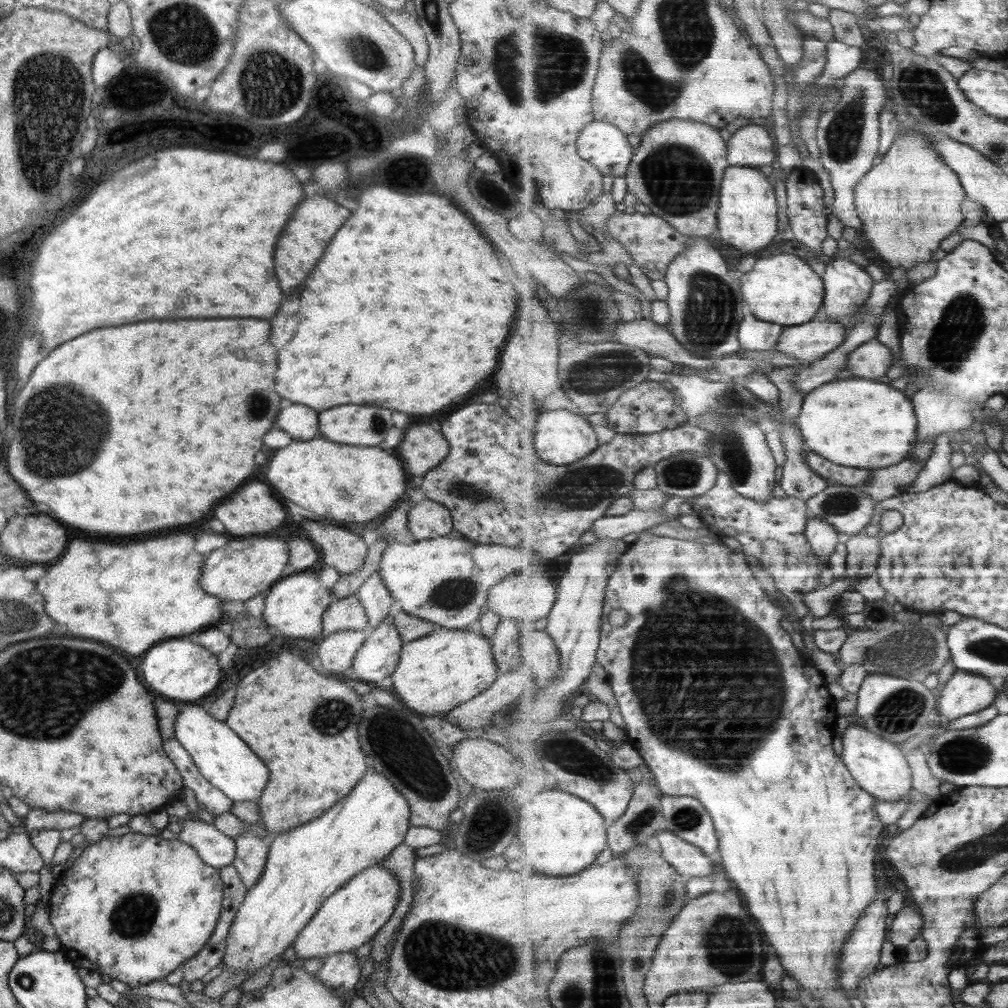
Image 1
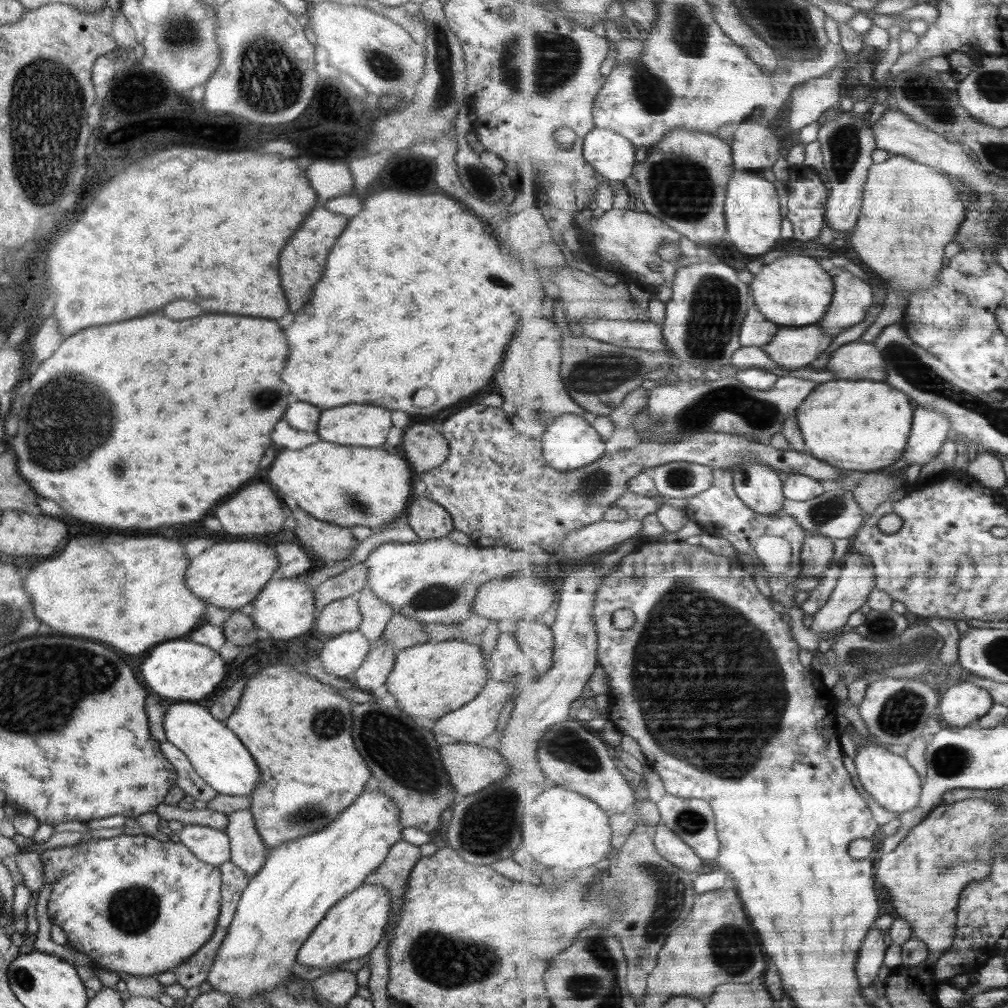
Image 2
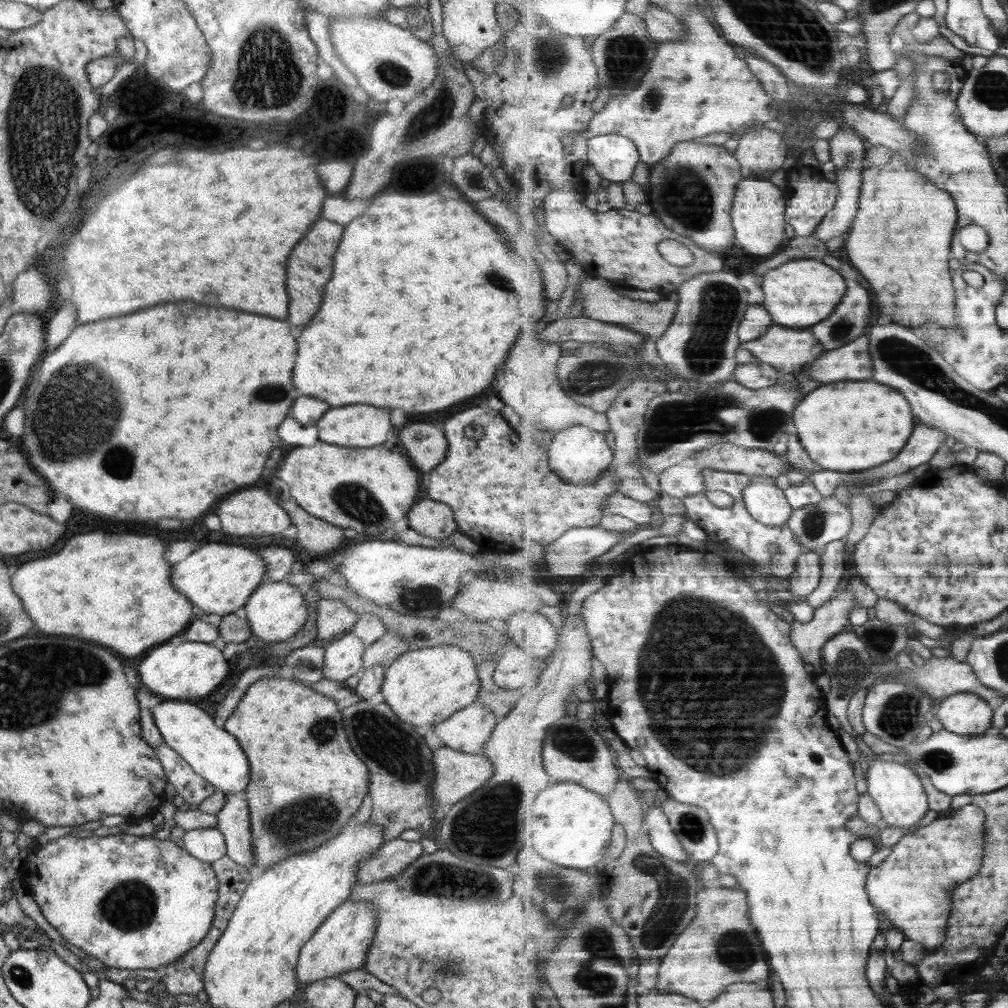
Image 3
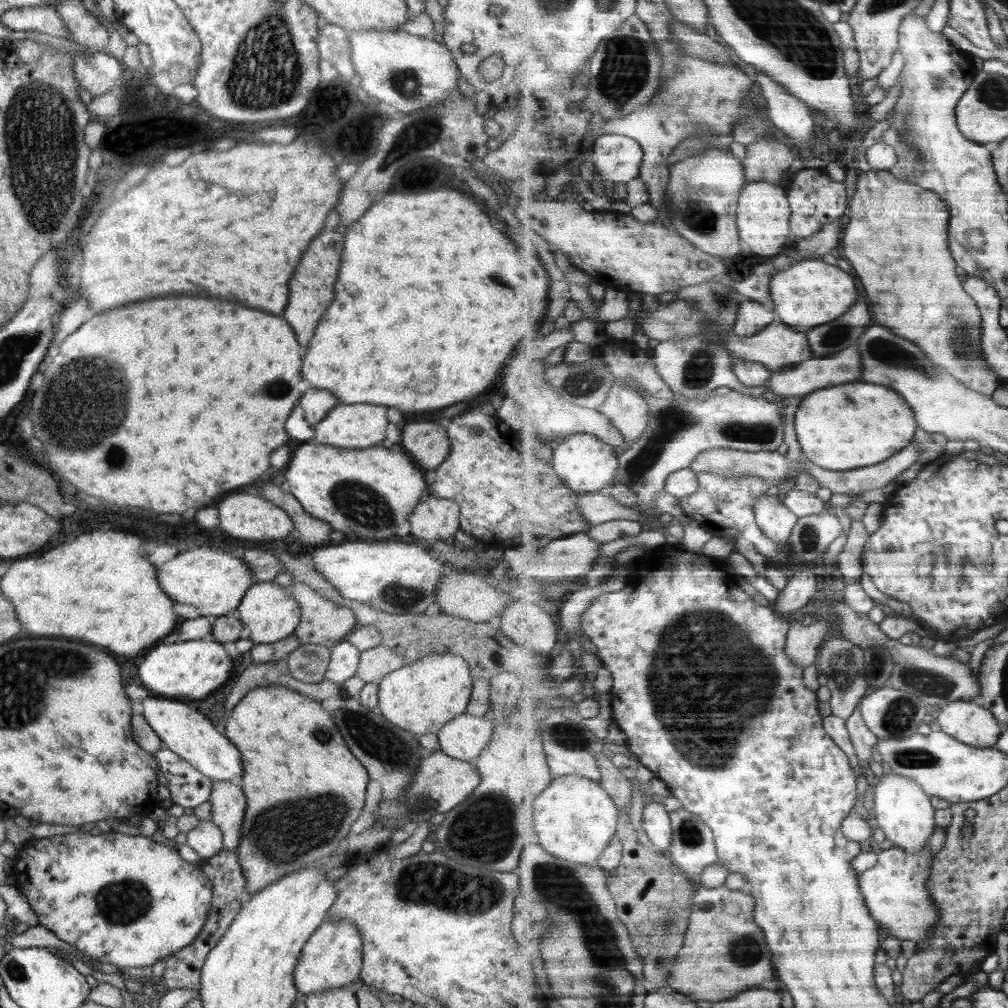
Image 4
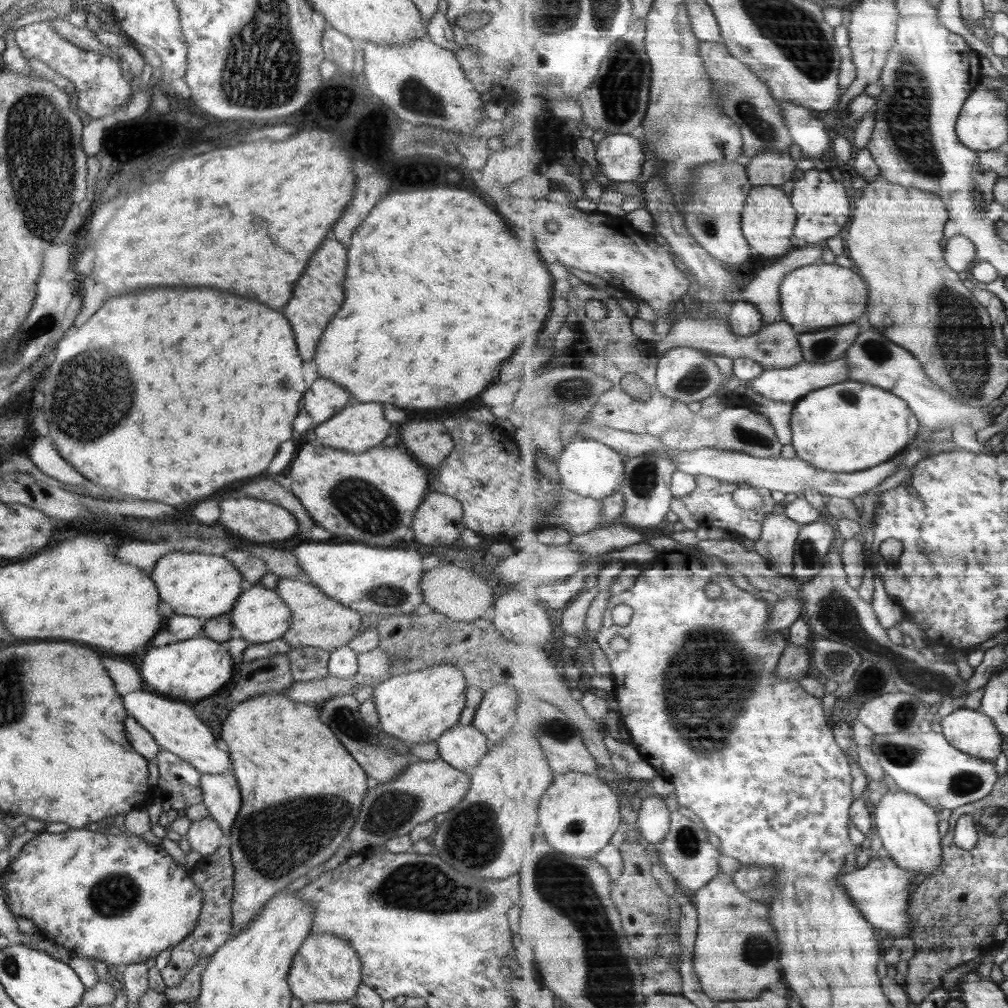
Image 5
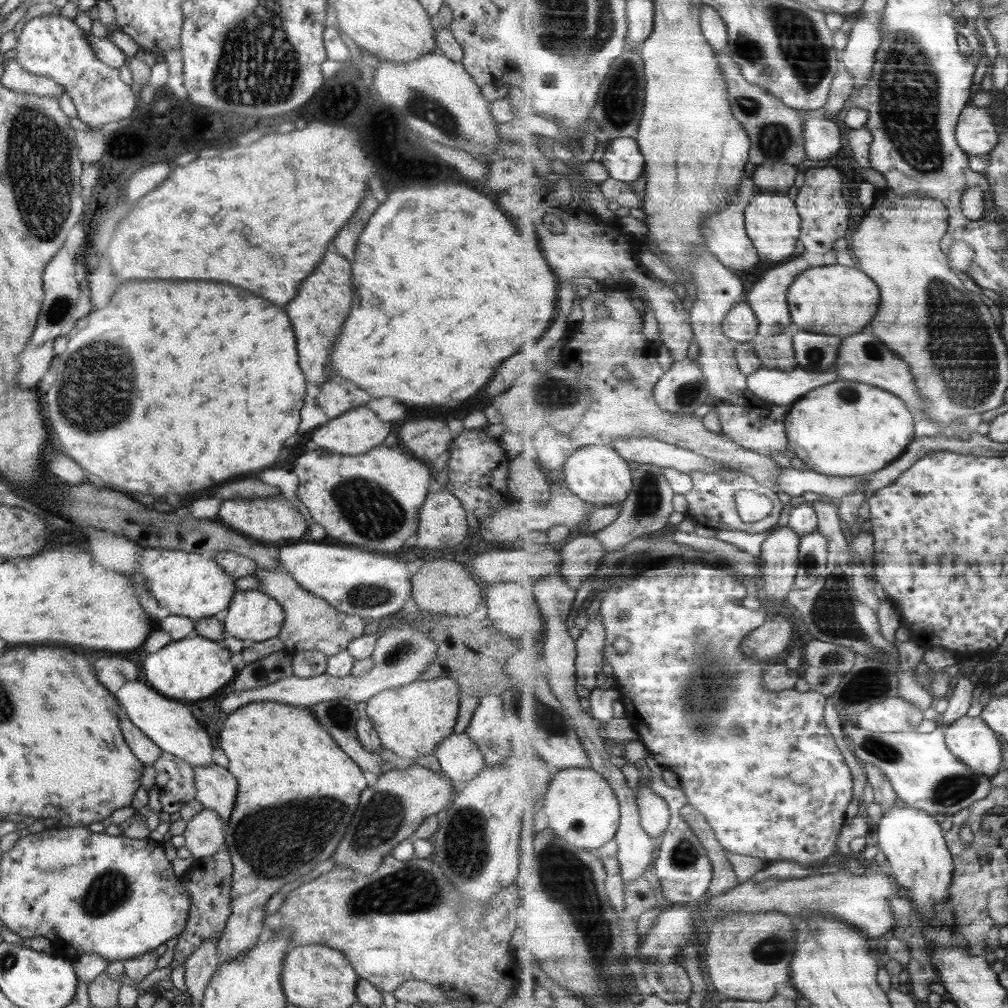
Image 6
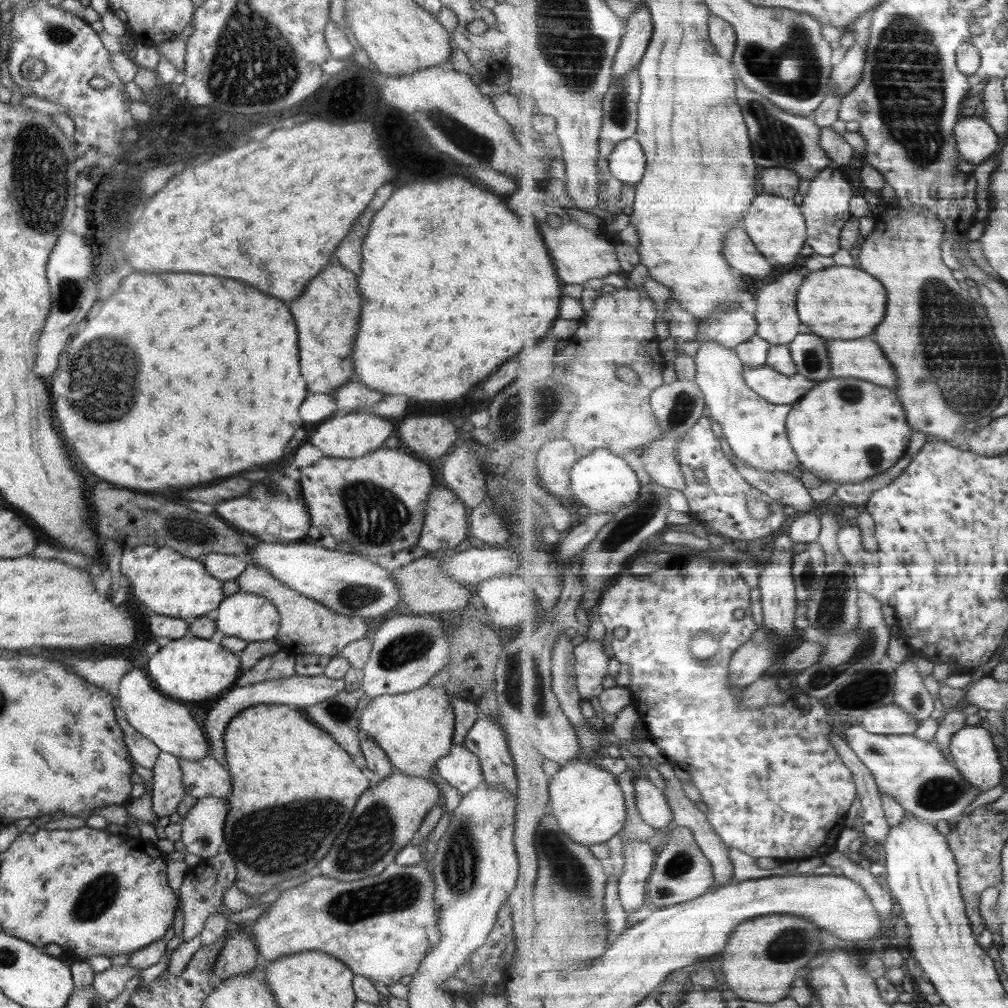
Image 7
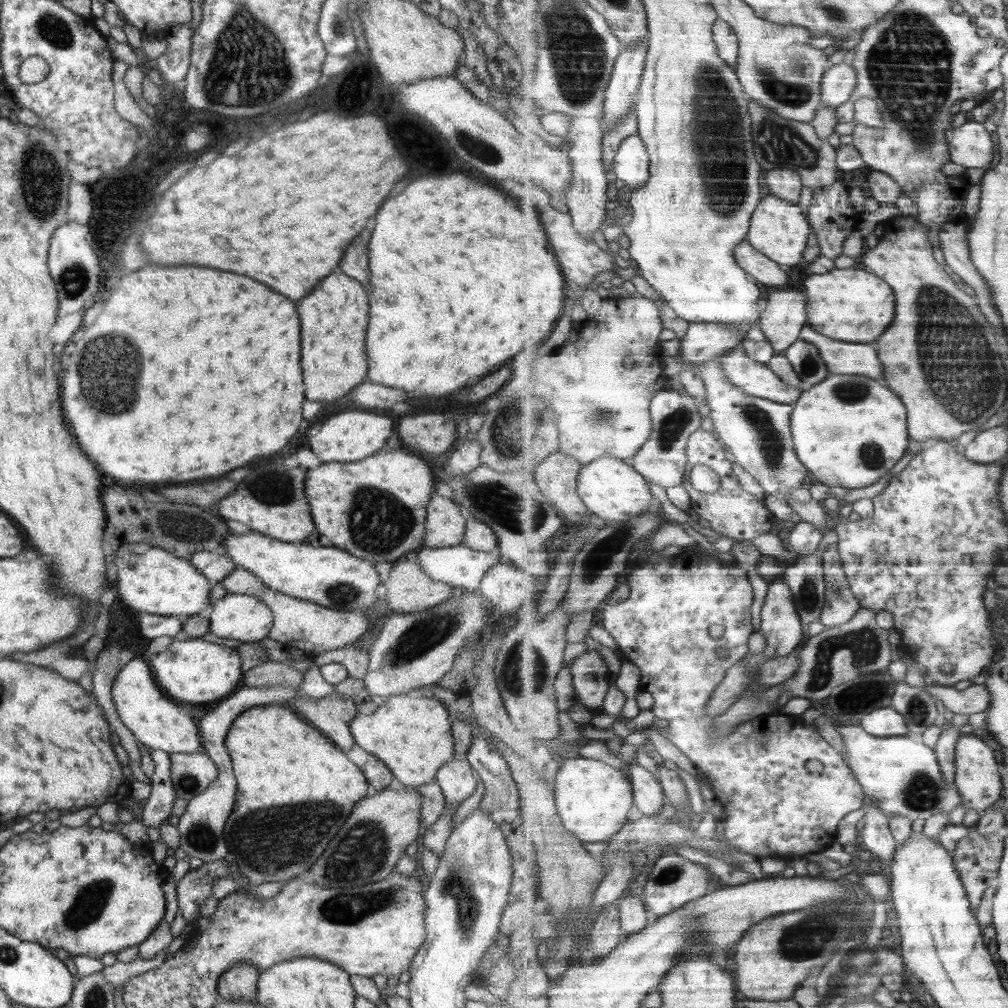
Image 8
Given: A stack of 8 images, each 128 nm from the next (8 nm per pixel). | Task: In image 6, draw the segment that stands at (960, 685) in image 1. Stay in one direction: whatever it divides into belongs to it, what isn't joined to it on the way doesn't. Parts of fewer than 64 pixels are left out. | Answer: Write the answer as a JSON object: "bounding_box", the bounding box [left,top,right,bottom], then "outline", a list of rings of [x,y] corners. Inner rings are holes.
{"bounding_box":[946,715,1004,776],"outline":[[[966,715],[946,728],[952,752],[982,776],[996,776],[1004,762],[1002,737],[981,715]]]}

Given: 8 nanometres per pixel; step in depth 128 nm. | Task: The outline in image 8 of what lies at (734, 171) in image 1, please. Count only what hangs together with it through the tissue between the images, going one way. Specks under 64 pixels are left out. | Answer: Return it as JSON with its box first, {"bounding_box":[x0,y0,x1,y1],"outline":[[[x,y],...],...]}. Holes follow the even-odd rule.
{"bounding_box":[748,196,813,268],"outline":[[[767,196],[760,203],[760,212],[756,212],[756,220],[752,217],[751,231],[748,233],[750,244],[753,244],[760,252],[772,257],[786,268],[800,266],[804,253],[808,250],[809,240],[813,228],[807,211],[783,197]]]}

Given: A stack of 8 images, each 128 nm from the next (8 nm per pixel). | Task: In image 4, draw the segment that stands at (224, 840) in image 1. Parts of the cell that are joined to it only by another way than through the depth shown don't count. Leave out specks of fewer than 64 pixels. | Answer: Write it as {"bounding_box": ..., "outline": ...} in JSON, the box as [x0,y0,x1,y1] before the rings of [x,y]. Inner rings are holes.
{"bounding_box":[186,820,222,859],"outline":[[[211,820],[200,821],[190,832],[187,832],[186,844],[203,859],[213,857],[222,850],[222,831]]]}

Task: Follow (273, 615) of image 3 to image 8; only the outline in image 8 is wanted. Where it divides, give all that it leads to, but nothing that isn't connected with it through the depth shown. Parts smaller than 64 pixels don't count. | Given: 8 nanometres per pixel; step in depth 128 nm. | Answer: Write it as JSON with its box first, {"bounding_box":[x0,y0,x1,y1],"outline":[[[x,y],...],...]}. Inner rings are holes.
{"bounding_box":[209,593,274,644],"outline":[[[226,593],[221,599],[216,599],[209,619],[210,633],[220,638],[242,641],[243,644],[256,644],[262,641],[274,625],[273,612],[255,596]]]}

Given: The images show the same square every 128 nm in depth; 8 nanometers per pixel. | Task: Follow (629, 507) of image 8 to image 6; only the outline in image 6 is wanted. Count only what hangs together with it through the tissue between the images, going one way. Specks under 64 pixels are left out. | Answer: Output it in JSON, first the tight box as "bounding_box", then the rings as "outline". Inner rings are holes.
{"bounding_box":[562,444,634,506],"outline":[[[597,444],[577,449],[566,463],[562,480],[574,494],[599,506],[626,502],[634,488],[634,472],[630,468],[630,461],[612,445]]]}

